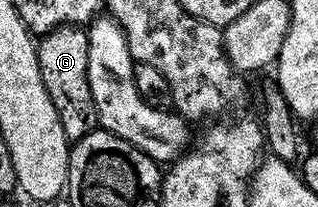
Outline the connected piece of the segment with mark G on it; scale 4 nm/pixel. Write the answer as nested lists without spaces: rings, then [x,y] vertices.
[[[62,26],[56,32],[45,35],[38,46],[38,63],[40,76],[44,80],[44,88],[48,88],[48,96],[52,96],[52,104],[56,104],[60,124],[64,124],[64,132],[71,143],[76,143],[84,136],[88,136],[98,126],[96,104],[92,100],[92,88],[88,84],[89,39],[89,33],[81,26]]]

